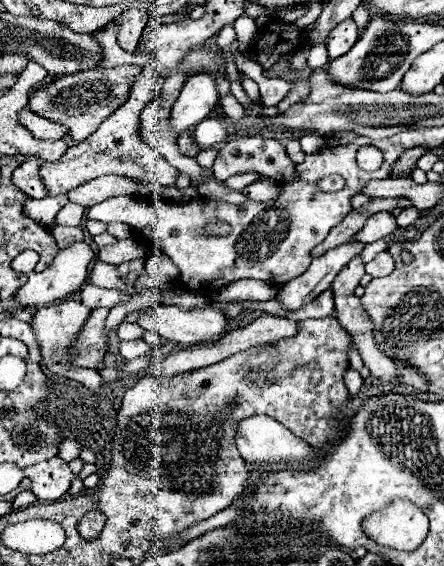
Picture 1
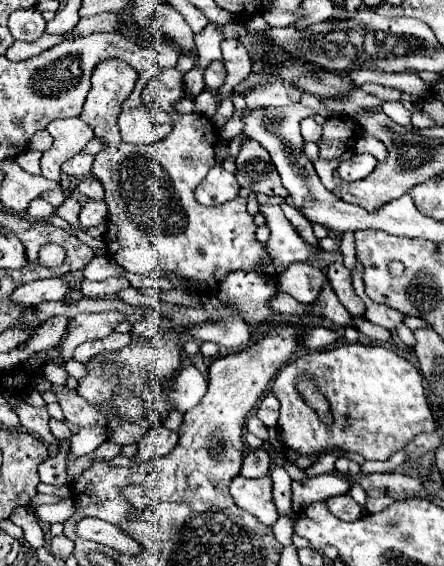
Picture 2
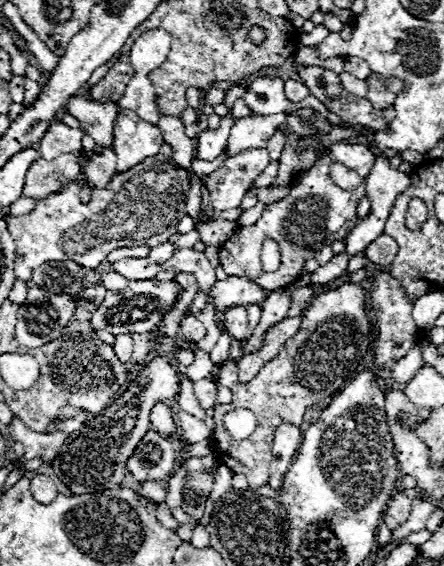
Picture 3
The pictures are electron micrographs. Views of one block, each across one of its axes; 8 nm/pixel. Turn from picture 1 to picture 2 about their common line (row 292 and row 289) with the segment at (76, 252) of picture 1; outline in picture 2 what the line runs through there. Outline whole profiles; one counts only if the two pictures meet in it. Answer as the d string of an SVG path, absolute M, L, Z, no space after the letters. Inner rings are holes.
M62 278L36 280L36 282L28 282L28 284L22 284L20 288L16 288L10 296L10 302L30 308L30 306L38 306L48 300L64 300L68 292L70 292L70 288Z

